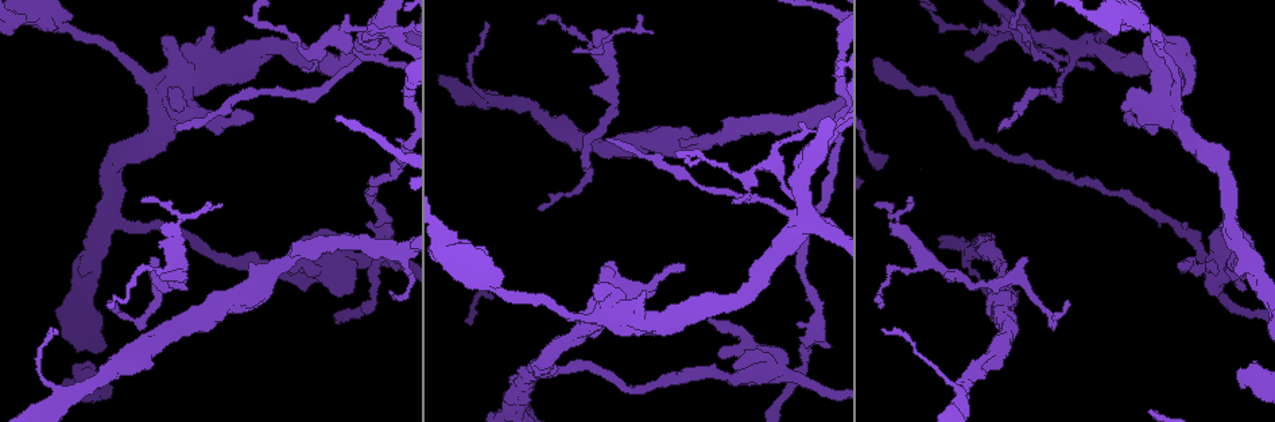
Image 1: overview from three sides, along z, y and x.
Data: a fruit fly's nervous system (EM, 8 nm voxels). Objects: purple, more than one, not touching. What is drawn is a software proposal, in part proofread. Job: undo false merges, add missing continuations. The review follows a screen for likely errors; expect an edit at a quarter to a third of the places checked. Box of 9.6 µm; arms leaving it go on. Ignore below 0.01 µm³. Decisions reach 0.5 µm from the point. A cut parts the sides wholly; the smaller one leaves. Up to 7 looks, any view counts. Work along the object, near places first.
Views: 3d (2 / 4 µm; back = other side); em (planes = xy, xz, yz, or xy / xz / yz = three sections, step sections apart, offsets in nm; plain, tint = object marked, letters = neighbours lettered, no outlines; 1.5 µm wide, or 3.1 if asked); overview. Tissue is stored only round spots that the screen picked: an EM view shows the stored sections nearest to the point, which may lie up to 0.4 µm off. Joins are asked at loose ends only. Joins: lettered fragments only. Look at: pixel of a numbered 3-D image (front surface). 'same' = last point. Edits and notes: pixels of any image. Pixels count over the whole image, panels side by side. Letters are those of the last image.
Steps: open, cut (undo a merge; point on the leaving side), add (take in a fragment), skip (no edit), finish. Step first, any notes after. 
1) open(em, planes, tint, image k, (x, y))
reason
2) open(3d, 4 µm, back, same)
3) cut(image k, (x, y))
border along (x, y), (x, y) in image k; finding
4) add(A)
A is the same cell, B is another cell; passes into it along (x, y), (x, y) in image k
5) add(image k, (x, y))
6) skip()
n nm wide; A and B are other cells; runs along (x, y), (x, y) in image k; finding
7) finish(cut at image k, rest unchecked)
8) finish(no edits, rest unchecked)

open(em, yz, step 8, letters, image 1, (250, 262))
an open end

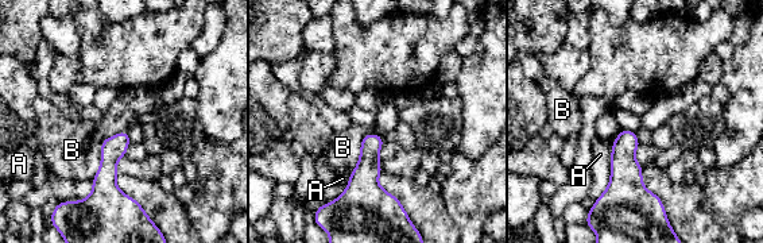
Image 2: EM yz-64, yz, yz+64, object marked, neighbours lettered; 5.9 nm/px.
open(em, planes, letters, same)
another direction

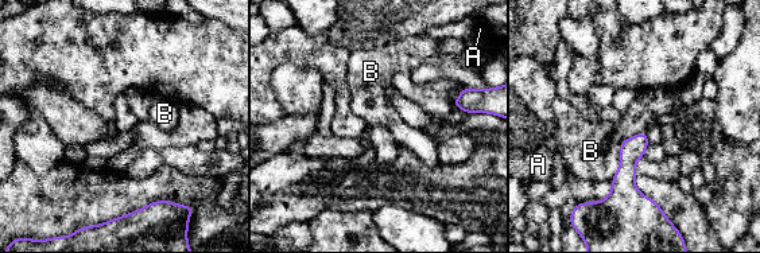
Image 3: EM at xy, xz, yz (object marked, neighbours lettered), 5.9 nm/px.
skip()
B touches over 380 nm; A and B are other cells; border along (646, 131), (621, 141), (609, 181) in image 3; none of them fits

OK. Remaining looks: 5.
open(em, planes, tint, image 1, (253, 79))
branch stops here

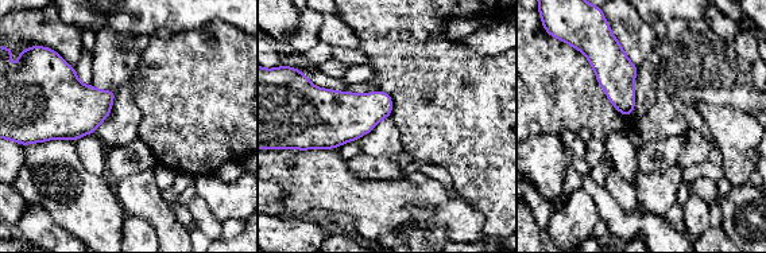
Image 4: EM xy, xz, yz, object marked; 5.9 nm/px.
open(em, planes, letters, same)
what lies round it

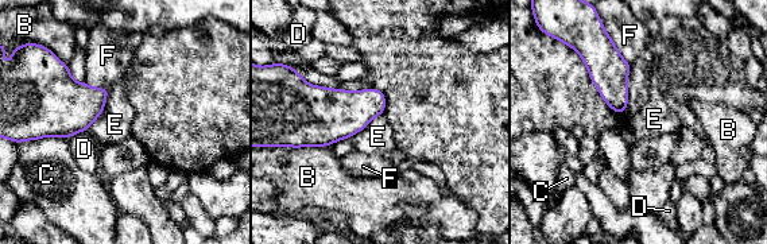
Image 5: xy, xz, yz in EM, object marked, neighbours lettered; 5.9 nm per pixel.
skip()
E touches over 280 nm; B, C, D, E and F are other cells; border along (109, 89), (103, 112), (88, 130) in image 5; none of them fits

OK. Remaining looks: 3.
open(3d, 2 µm, image 1, (392, 291))
an open end

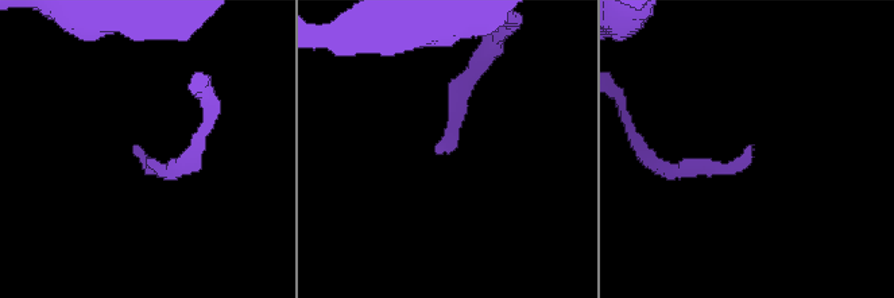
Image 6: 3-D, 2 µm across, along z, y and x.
open(em, planes, letters, image 6, (749, 145))

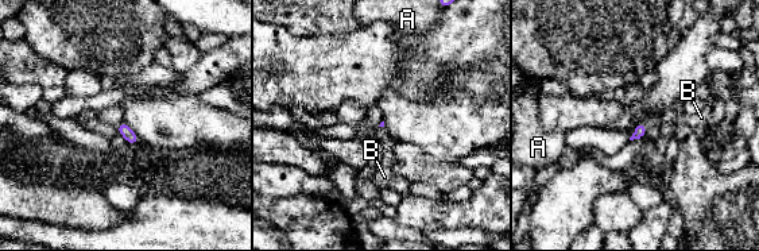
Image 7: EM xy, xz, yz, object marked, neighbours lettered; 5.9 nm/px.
add(B)
B is the same cell, A is another cell; passes into it along (639, 131), (645, 124), (668, 116) in image 7; the neuron continues

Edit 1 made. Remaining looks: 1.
finish(add at image 7, rest unchecked)

